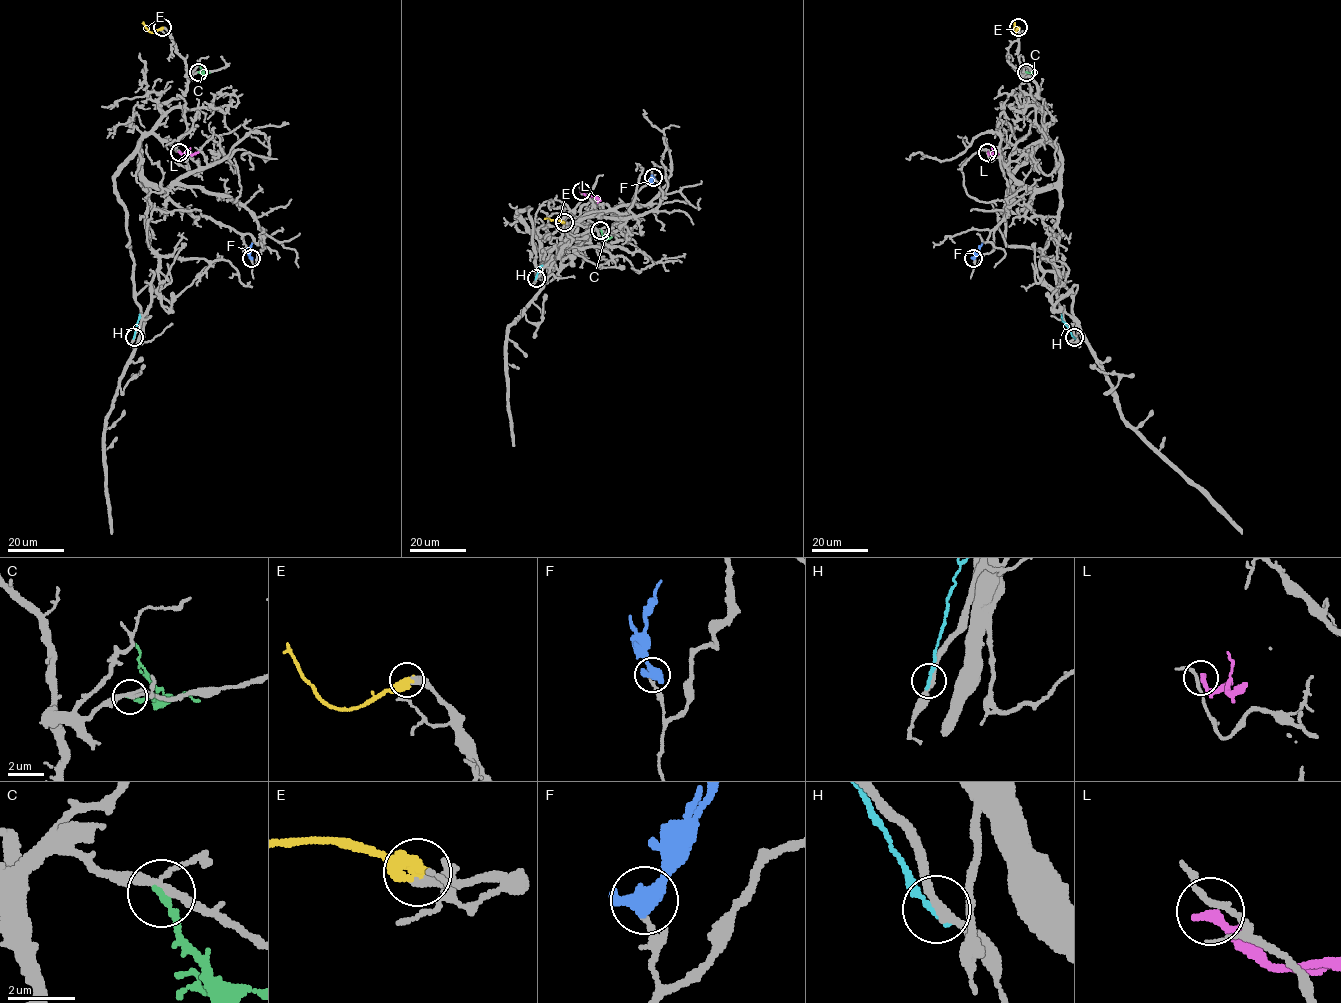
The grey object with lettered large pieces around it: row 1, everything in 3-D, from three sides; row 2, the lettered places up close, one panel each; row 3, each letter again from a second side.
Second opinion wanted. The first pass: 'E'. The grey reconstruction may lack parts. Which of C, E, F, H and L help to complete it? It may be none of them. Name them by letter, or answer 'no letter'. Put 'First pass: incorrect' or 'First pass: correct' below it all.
E
First pass: correct

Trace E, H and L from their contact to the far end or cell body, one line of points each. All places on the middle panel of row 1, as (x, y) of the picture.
E: (564, 222), (545, 218)
H: (536, 278), (541, 265)
L: (582, 191), (587, 196), (596, 196), (599, 200), (597, 202)

